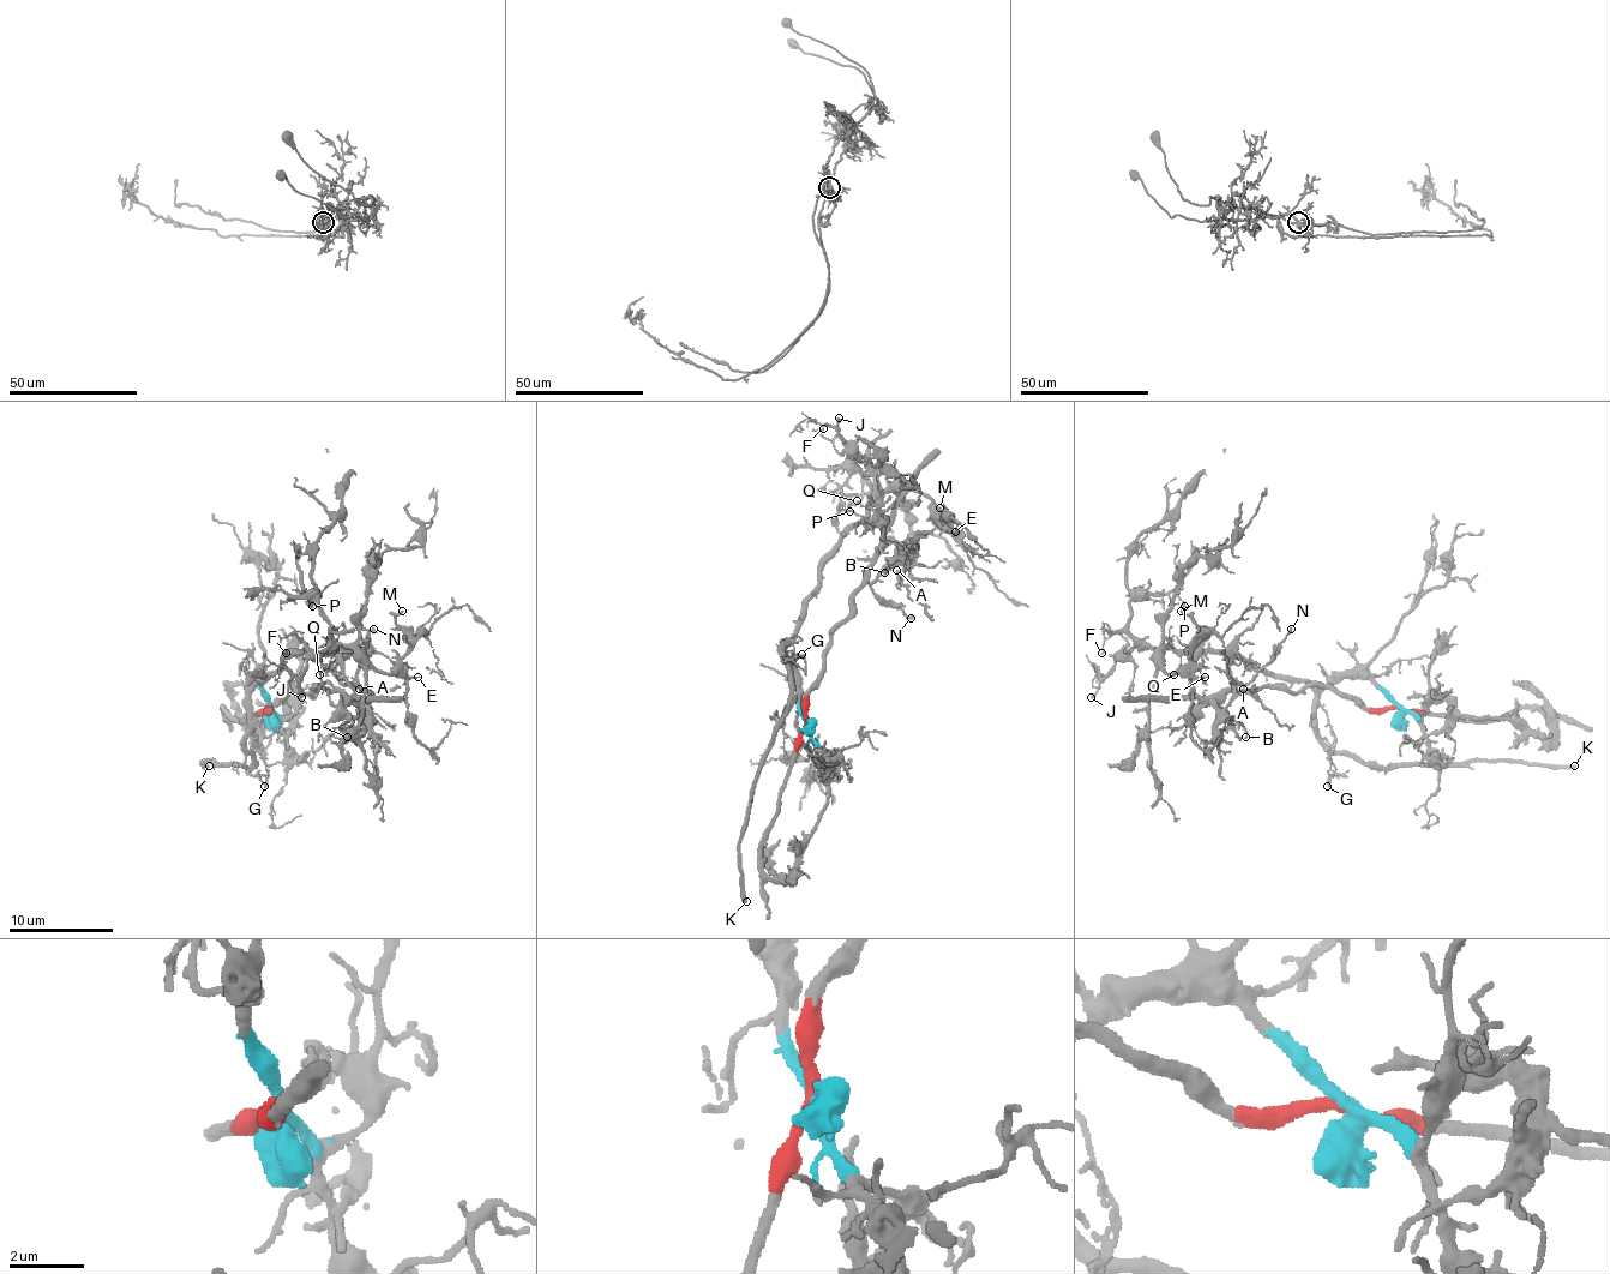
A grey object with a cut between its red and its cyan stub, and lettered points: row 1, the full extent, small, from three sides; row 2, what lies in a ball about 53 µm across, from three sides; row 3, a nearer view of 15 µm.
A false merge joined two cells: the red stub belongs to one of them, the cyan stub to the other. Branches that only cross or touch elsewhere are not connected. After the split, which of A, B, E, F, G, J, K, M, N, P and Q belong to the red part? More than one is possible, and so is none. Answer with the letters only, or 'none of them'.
A, B, N

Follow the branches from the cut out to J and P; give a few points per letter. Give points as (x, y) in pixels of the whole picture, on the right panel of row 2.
J: (1399, 705), (1359, 677), (1317, 687), (1271, 677), (1224, 654), (1167, 649), (1123, 651), (1092, 698)
P: (1399, 705), (1359, 677), (1317, 687), (1224, 654), (1146, 649), (1128, 630), (1130, 605), (1151, 594), (1185, 607)

